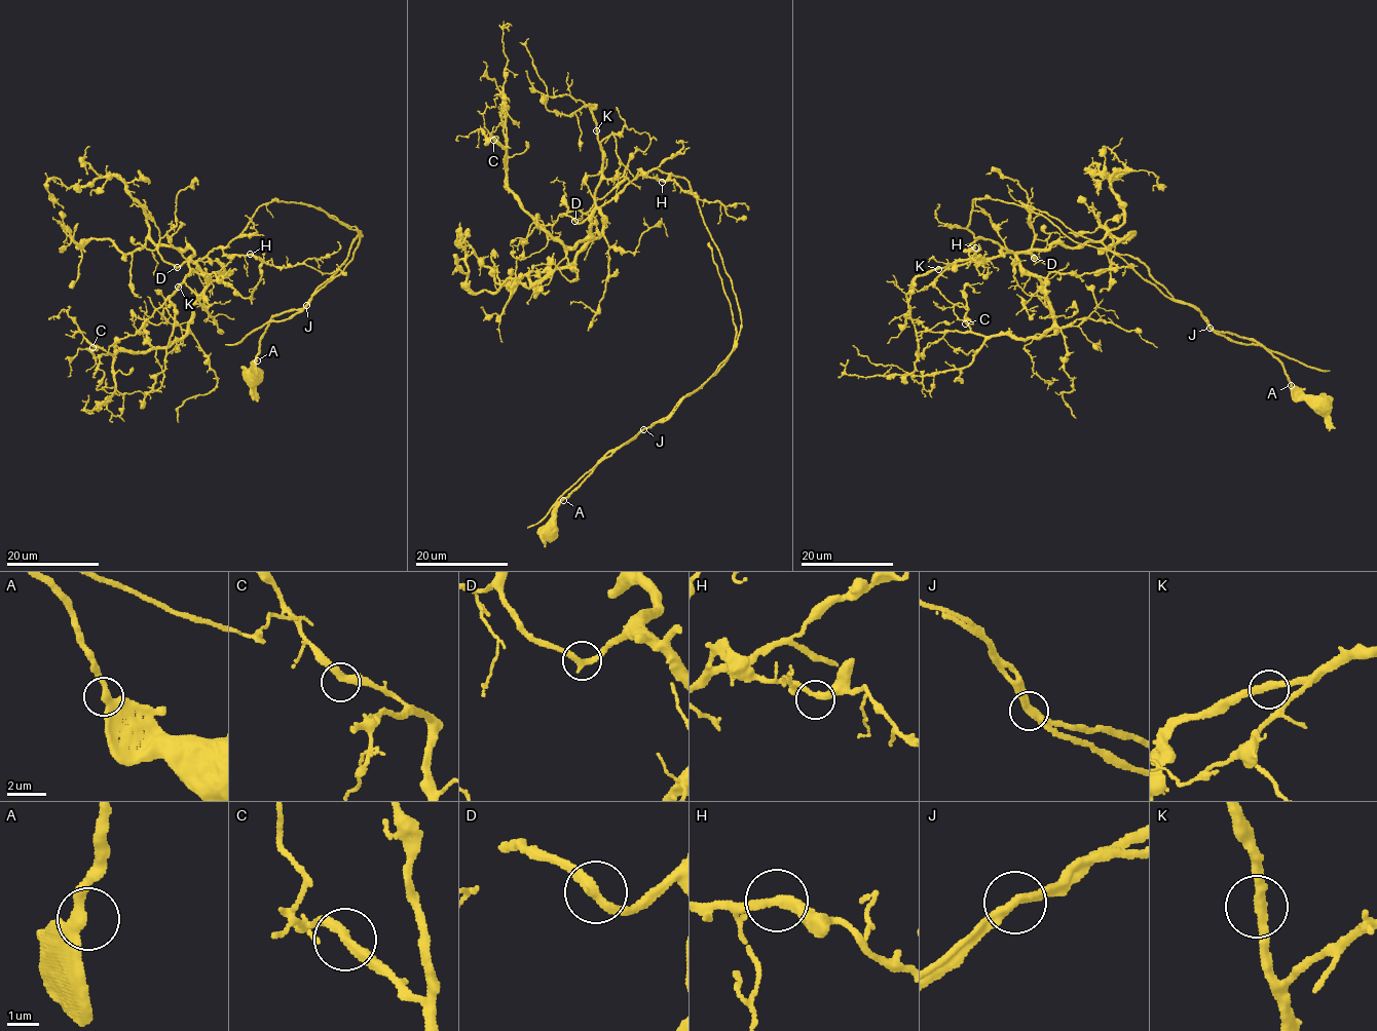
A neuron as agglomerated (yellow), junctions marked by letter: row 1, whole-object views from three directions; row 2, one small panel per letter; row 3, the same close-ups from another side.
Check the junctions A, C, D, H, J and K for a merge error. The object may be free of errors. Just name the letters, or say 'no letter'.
J

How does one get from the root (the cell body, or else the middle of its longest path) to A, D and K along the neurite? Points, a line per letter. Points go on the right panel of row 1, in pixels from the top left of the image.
A: (1322, 404), (1311, 403), (1291, 385)
D: (1322, 404), (1261, 345), (1231, 341), (1117, 255), (1025, 206), (975, 198), (969, 231), (1034, 258)
K: (1322, 404), (1261, 345), (1231, 341), (1117, 255), (1025, 206), (975, 198), (967, 229), (1015, 254), (938, 269)

